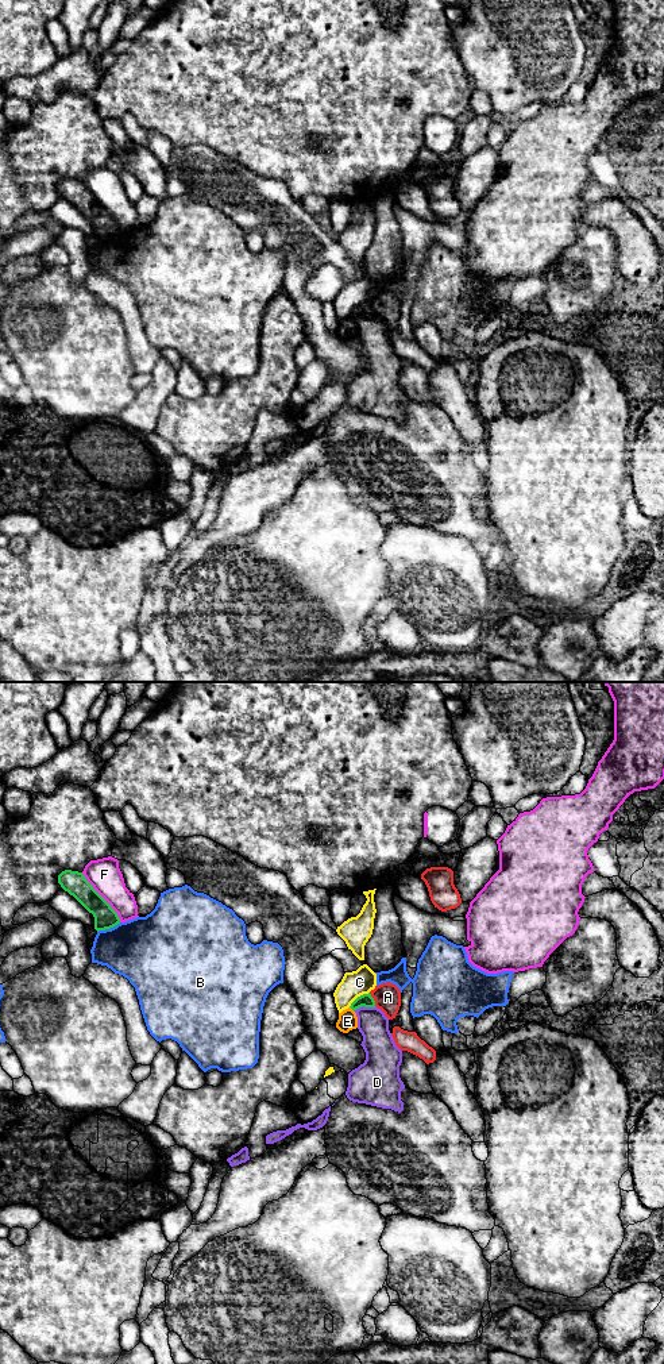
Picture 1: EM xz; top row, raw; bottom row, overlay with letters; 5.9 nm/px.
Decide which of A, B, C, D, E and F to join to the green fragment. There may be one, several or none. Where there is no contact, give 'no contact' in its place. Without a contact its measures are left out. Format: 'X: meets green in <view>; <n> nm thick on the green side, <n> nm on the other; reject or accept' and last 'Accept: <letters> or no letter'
A: meets green in xz; 80 nm thick on the green side, 160 nm on the other; reject
B: meets green in xz; 140 nm thick on the green side, 400 nm on the other; reject
C: meets green in xz; 80 nm thick on the green side, 150 nm on the other; reject
D: meets green in xz; 80 nm thick on the green side, 190 nm on the other; reject
E: meets green in xz; 80 nm thick on the green side, 120 nm on the other; reject
F: meets green in xz; 140 nm thick on the green side, 190 nm on the other; reject
Accept: no letter

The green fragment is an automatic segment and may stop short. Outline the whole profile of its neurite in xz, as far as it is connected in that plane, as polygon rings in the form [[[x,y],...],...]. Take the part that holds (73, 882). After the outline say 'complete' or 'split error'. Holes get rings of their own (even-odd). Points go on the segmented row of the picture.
[[[65,870],[58,875],[61,887],[73,895],[94,917],[94,929],[105,930],[120,924],[117,913],[93,889],[82,872]]] | complete

